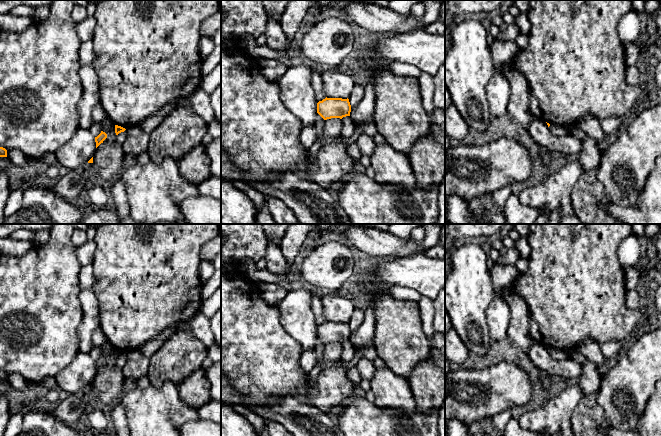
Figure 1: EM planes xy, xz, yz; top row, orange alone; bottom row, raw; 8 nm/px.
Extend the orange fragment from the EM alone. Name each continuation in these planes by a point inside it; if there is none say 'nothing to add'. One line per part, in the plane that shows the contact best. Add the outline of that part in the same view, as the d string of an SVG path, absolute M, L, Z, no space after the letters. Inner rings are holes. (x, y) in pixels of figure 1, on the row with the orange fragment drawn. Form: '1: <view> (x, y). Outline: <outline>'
nothing to add

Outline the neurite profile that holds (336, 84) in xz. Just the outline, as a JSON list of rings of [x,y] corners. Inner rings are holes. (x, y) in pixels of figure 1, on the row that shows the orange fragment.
[[[324,71],[321,76],[327,98],[347,99],[356,85],[350,75],[340,71]]]

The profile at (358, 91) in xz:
[[[356,84],[350,95],[349,102],[351,105],[351,111],[357,107],[357,105],[362,101],[365,93],[365,87],[362,85]]]

